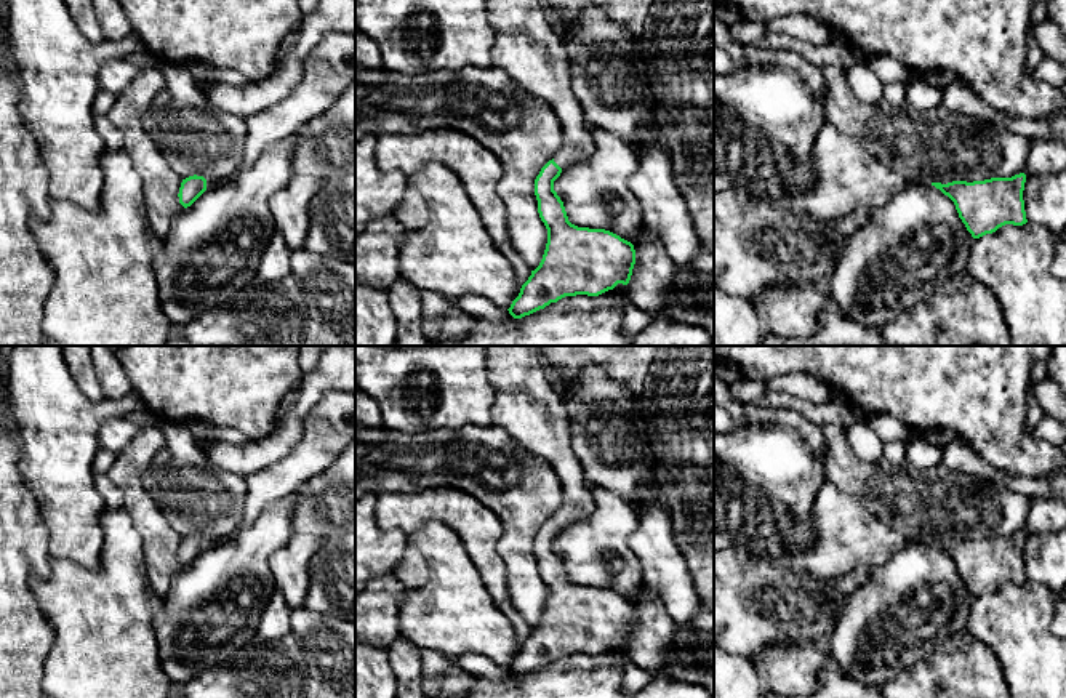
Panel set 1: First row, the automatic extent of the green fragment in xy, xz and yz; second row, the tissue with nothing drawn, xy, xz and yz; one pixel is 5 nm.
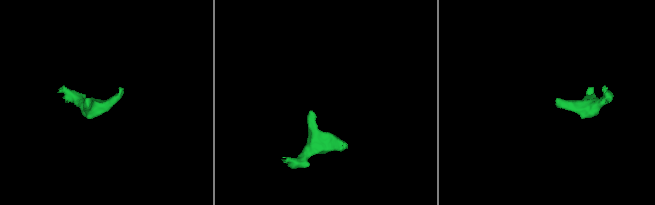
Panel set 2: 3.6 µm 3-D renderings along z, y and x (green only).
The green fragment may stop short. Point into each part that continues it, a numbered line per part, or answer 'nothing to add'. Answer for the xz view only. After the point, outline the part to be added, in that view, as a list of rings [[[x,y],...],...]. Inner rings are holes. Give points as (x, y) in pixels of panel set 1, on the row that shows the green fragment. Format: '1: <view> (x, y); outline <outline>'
1: xz (532, 53); outline [[[487,0],[487,19],[496,32],[496,43],[490,51],[491,67],[506,70],[512,82],[544,99],[559,118],[563,142],[554,162],[565,170],[587,157],[594,147],[591,126],[571,90],[570,61],[560,32],[546,21],[544,0]]]

